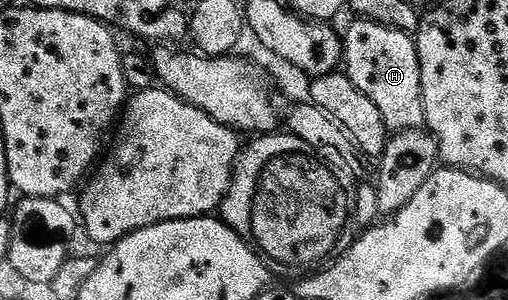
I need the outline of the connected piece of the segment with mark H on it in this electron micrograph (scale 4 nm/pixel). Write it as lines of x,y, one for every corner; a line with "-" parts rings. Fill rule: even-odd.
357,18
343,32
346,74
382,113
389,132
414,131
424,127
422,73
416,40
407,31
399,31
369,19

